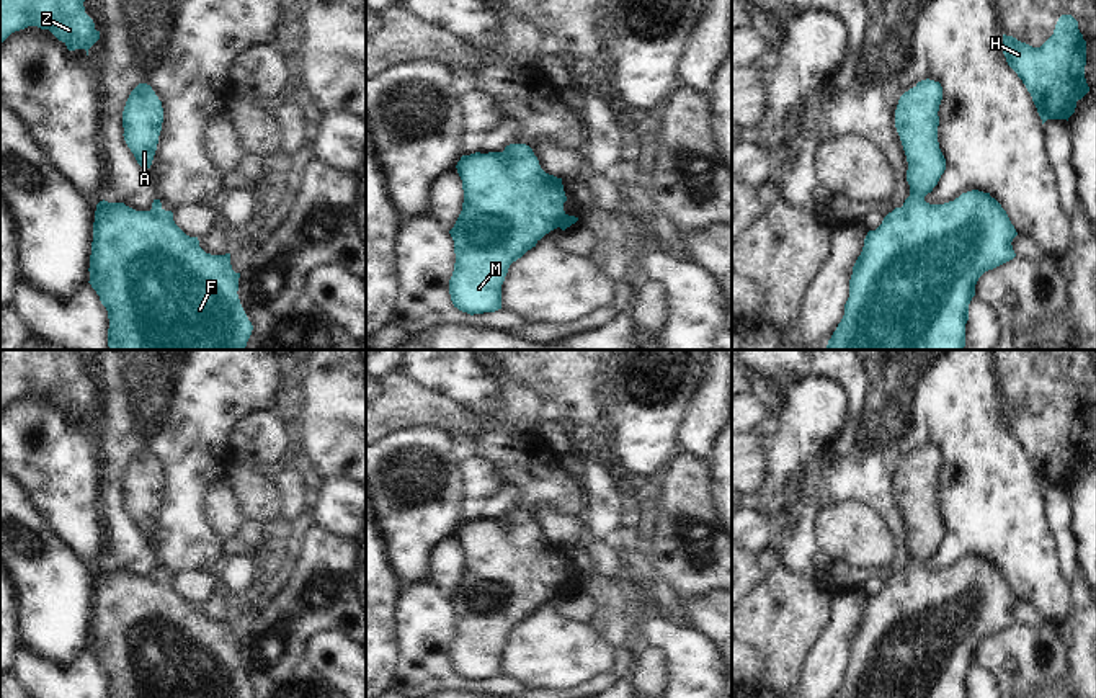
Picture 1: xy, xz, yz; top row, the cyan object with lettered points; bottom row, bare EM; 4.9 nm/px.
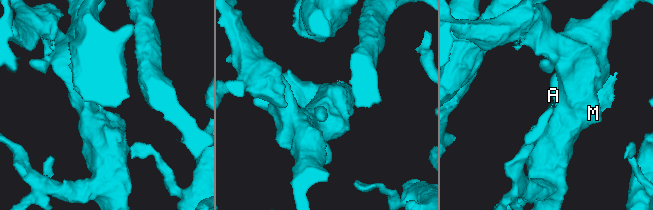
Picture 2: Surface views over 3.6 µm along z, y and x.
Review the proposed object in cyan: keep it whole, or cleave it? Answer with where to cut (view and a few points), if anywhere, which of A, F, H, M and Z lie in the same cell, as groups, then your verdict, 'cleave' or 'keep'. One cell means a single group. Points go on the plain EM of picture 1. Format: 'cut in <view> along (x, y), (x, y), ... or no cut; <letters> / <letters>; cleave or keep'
no cut; A F H M Z; keep

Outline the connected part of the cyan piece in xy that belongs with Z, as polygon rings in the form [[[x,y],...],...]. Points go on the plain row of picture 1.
[[[0,350],[0,410],[28,392],[49,396],[69,417],[88,415],[100,405],[85,379],[85,361],[74,350]]]

